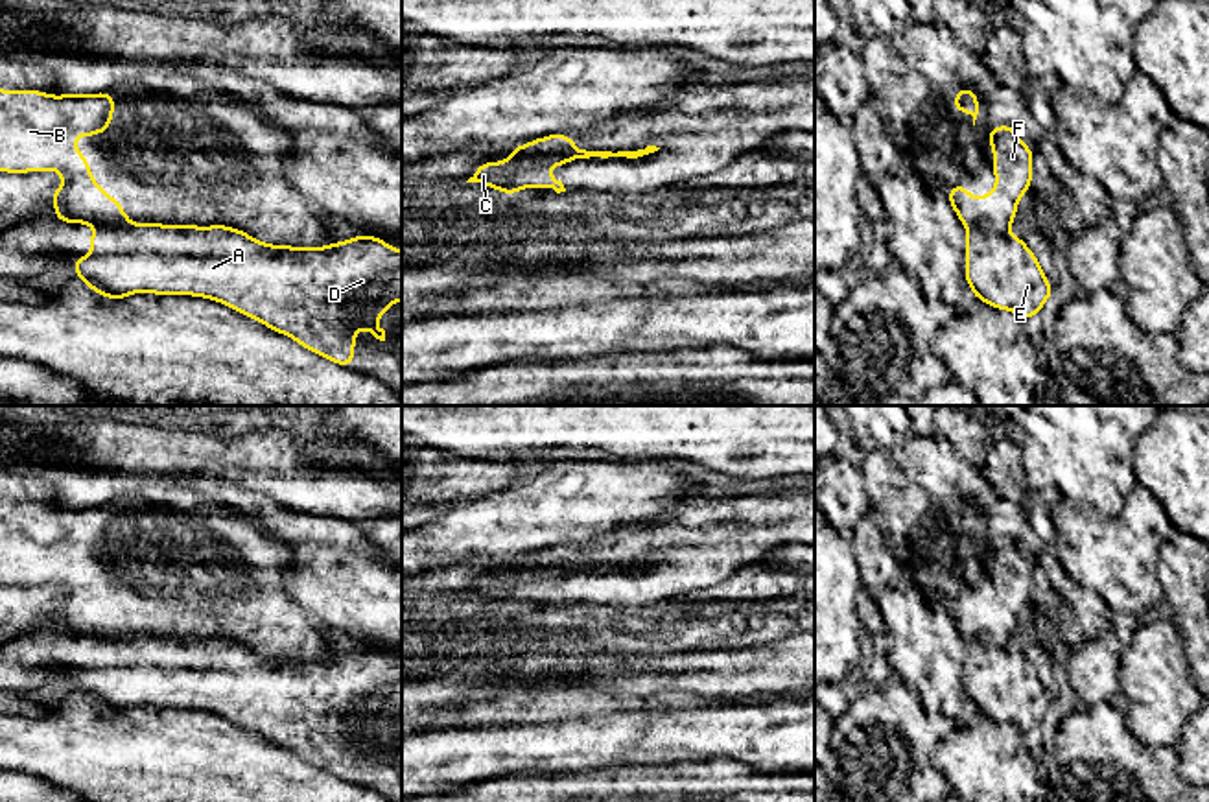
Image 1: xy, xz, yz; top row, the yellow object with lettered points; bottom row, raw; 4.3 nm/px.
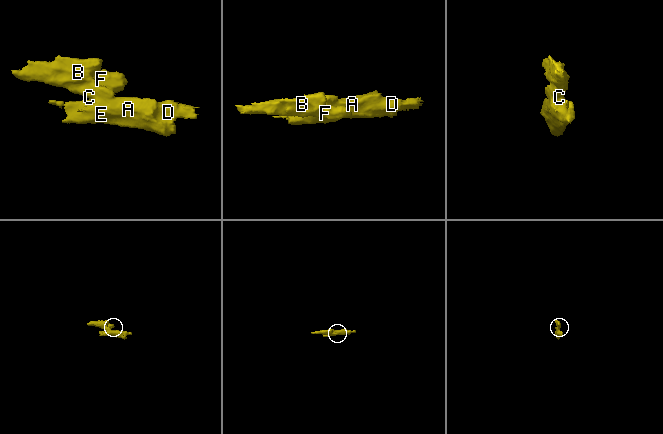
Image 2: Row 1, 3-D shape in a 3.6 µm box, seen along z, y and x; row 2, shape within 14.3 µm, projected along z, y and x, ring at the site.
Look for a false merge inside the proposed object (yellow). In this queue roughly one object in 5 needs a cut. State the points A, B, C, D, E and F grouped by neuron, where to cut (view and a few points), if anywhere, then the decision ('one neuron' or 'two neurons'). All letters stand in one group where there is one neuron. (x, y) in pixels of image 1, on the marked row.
groups A D E / B C F; cut xz (572, 142), (539, 153), (526, 153), (520, 148); two neurons

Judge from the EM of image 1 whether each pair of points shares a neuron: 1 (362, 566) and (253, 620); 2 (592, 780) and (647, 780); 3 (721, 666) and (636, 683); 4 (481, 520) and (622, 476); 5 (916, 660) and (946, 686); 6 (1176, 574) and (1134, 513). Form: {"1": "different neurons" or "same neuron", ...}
{"1": "different neurons", "2": "same neuron", "3": "same neuron", "4": "same neuron", "5": "same neuron", "6": "different neurons"}

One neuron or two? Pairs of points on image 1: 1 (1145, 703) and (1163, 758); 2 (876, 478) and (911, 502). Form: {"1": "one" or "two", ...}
{"1": "two", "2": "one"}

